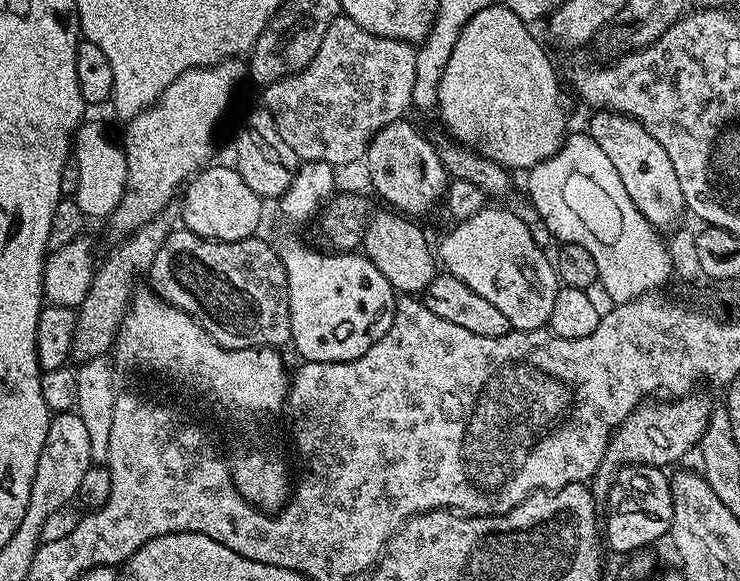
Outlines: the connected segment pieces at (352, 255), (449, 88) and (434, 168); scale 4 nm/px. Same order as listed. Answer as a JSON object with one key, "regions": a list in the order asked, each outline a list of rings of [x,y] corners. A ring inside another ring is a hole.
{"regions":[[[[284,240],[278,244],[280,261],[286,270],[286,282],[288,283],[288,309],[290,310],[290,330],[292,331],[291,347],[296,347],[296,352],[304,362],[326,362],[333,364],[334,362],[350,362],[354,358],[362,358],[362,354],[366,354],[366,350],[370,350],[370,346],[374,346],[374,342],[378,342],[378,338],[382,338],[382,334],[386,334],[386,330],[390,330],[390,322],[394,322],[394,314],[396,313],[396,301],[398,293],[390,286],[390,282],[386,282],[386,278],[382,278],[382,273],[378,271],[378,266],[374,266],[374,262],[370,262],[368,257],[356,252],[338,252],[335,250],[323,250],[324,252],[315,252],[312,248],[307,248],[304,244],[299,244],[296,240]]],[[[498,2],[478,10],[462,26],[458,40],[450,50],[446,70],[442,70],[442,82],[438,82],[436,108],[441,122],[452,135],[451,139],[509,170],[527,170],[550,158],[560,149],[569,131],[568,116],[560,101],[560,80],[556,77],[556,68],[528,28],[531,27],[525,20]]],[[[401,118],[382,126],[378,130],[376,137],[369,142],[368,151],[364,153],[363,163],[368,164],[368,180],[372,183],[372,188],[385,200],[385,205],[391,206],[395,211],[405,214],[410,218],[421,218],[432,207],[439,205],[444,199],[444,190],[448,187],[450,179],[445,172],[437,145],[432,145],[408,118]]]]}

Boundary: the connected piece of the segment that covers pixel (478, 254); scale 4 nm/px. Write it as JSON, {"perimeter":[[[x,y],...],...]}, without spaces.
{"perimeter":[[[485,206],[470,218],[451,225],[452,229],[445,234],[438,244],[438,260],[443,271],[449,276],[457,276],[474,294],[486,298],[506,317],[506,322],[517,332],[535,332],[543,329],[554,308],[554,298],[561,290],[561,283],[556,274],[556,265],[542,249],[536,245],[528,224],[516,212],[508,208]]]}

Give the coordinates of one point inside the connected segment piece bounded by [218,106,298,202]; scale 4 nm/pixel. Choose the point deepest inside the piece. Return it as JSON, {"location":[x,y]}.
{"location":[255,152]}

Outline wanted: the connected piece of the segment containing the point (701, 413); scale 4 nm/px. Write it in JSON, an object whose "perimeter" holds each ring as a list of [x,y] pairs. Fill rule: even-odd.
{"perimeter":[[[689,394],[669,399],[664,404],[645,402],[632,409],[632,412],[613,432],[606,446],[606,454],[598,466],[596,475],[590,481],[592,495],[597,498],[607,497],[616,474],[626,464],[649,464],[651,468],[667,469],[667,464],[680,460],[688,451],[699,445],[706,430],[708,415],[712,413],[714,401],[708,396]]]}

